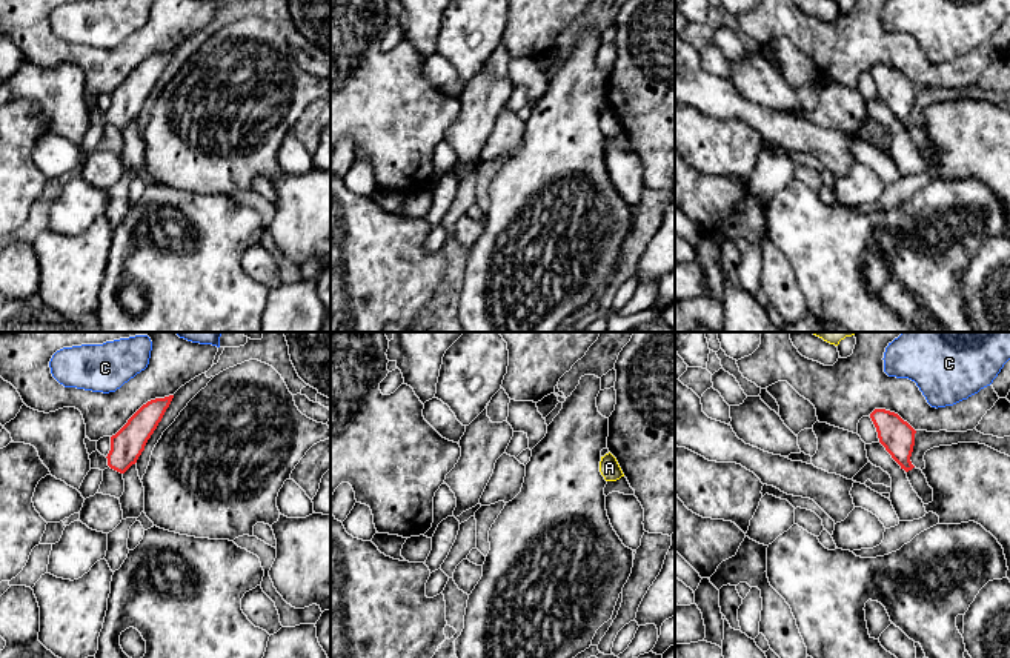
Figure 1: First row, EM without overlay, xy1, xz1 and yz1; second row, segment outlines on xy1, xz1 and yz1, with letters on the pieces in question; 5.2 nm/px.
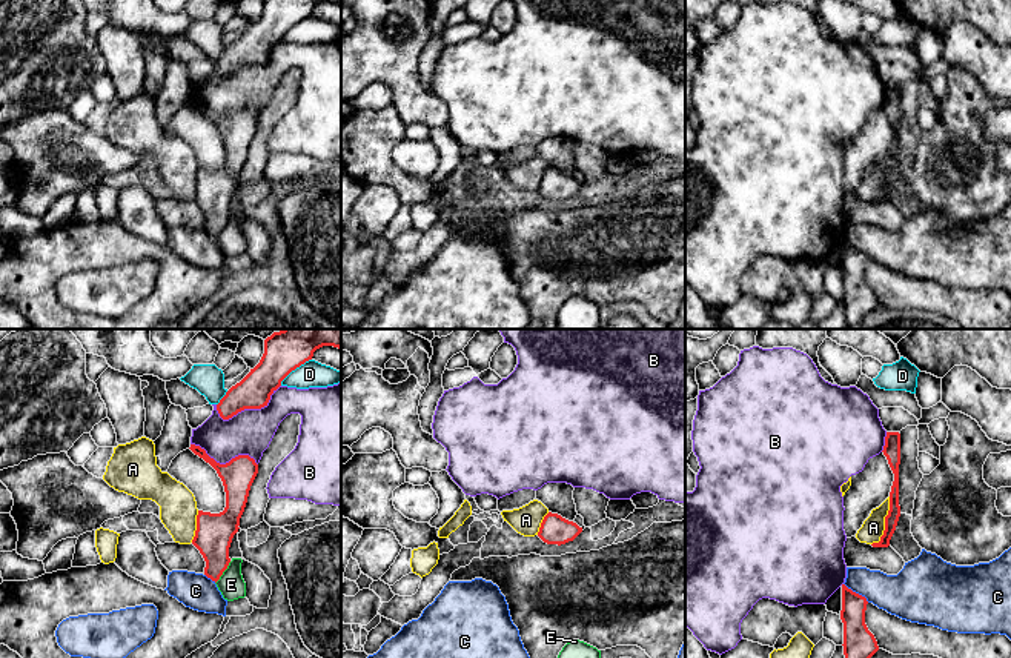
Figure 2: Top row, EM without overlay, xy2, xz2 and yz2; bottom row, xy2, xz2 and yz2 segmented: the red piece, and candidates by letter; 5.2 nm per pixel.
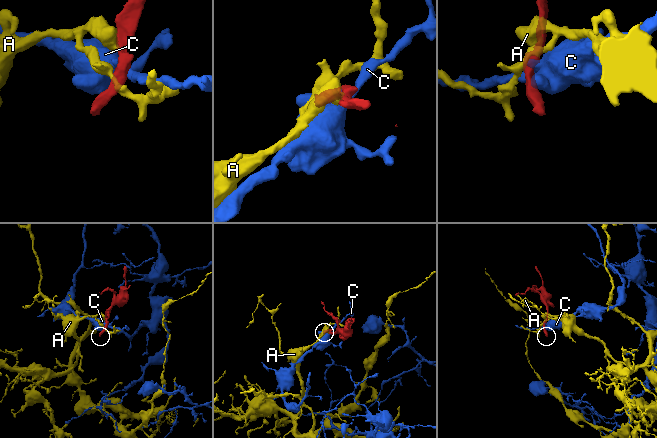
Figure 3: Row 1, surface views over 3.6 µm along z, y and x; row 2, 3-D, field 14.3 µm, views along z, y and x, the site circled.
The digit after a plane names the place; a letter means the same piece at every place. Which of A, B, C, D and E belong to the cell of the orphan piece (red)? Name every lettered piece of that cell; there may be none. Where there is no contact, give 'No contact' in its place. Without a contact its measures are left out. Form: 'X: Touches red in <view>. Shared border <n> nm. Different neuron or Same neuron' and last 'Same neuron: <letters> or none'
A: Touches red in yz2. Shared border 280 nm. Different neuron
B: Touches red in xy2. Shared border 360 nm. Different neuron
C: Touches red in yz2. Shared border 170 nm. Different neuron
D: Touches red in xy2. Shared border 220 nm. Different neuron
E: Touches red in xy2. Shared border 150 nm. Different neuron
Same neuron: none

